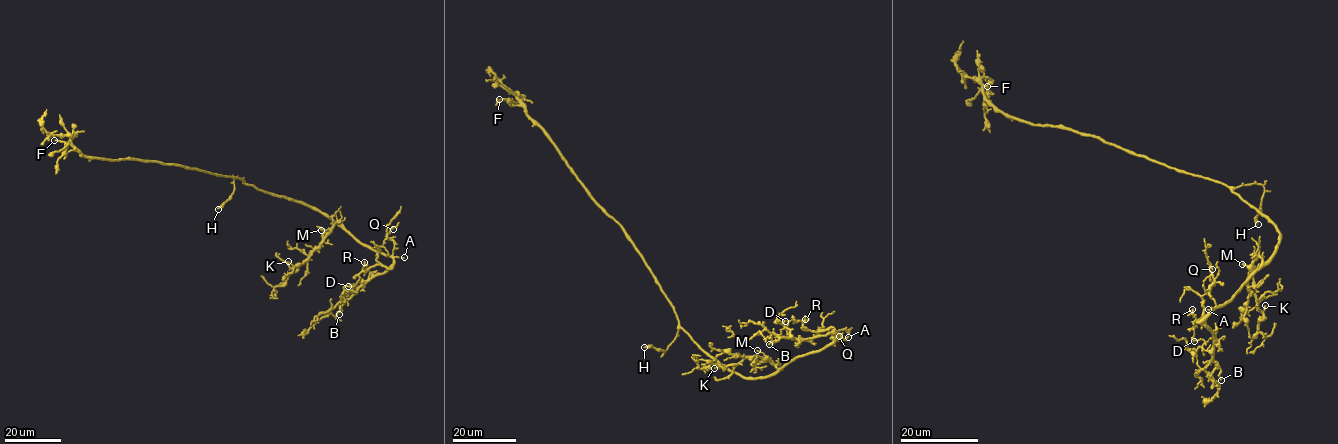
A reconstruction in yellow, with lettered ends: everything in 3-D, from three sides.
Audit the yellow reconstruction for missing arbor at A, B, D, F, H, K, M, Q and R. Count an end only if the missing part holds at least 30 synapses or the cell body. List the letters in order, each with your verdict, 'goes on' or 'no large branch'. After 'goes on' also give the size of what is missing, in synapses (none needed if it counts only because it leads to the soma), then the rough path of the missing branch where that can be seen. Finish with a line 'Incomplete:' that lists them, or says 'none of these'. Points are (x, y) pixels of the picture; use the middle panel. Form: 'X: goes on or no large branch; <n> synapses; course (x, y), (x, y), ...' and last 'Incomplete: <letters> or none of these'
A: goes on; course (848, 337), (852, 334), (854, 338), (851, 349)
B: no large branch
D: no large branch
F: no large branch
H: no large branch
K: no large branch
M: no large branch
Q: no large branch
R: no large branch
Incomplete: A

